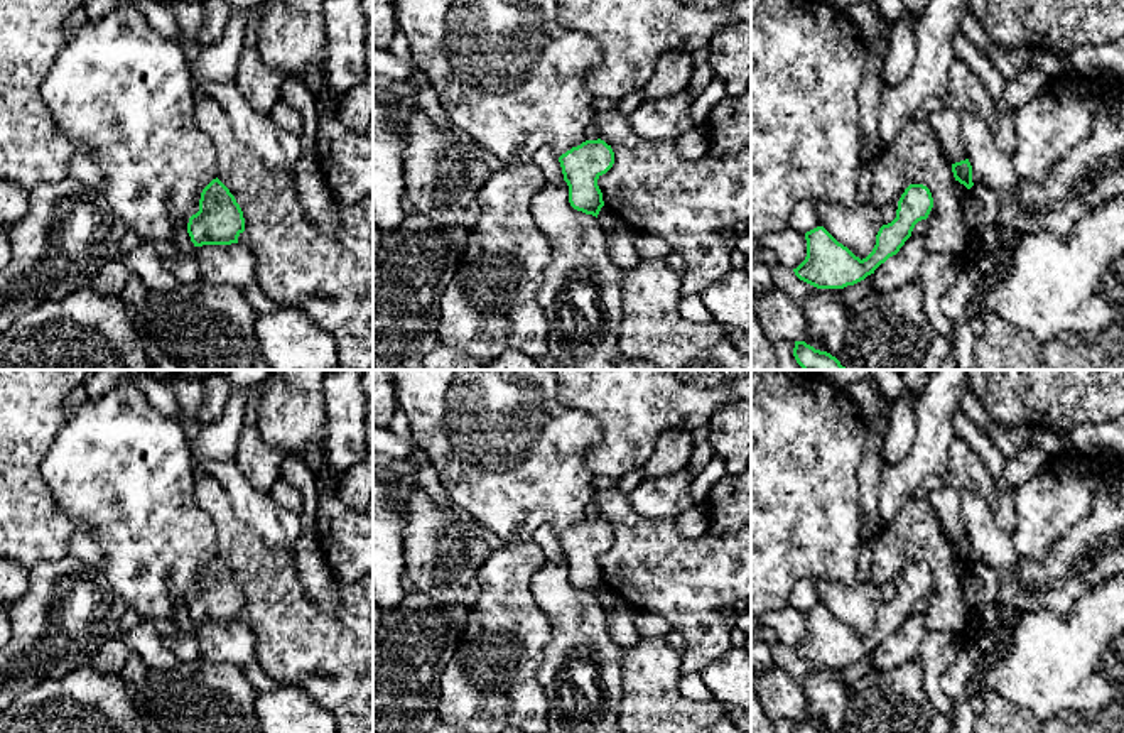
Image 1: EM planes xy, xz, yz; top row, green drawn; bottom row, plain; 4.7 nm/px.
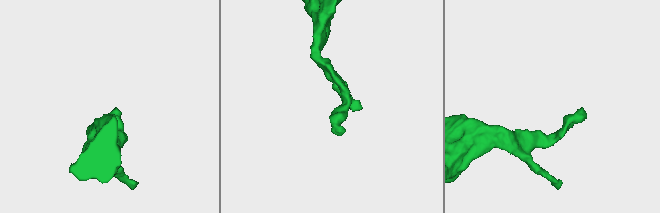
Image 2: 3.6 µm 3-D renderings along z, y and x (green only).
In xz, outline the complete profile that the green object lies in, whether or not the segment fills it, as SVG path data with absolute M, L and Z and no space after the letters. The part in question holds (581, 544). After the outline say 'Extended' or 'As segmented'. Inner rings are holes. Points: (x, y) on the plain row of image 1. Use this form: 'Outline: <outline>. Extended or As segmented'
Outline: M586 519L559 535L569 581L574 588L597 596L604 584L597 557L614 542L614 530L604 519Z. As segmented

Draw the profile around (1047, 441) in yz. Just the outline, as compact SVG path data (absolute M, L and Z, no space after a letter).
M1035 426L1029 444L1043 451L1046 456L1055 456L1060 449L1062 437L1063 434Z

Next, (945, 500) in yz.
M948 483L938 490L923 491L925 500L937 512L945 535L955 542L967 537L967 524L960 508L959 491Z

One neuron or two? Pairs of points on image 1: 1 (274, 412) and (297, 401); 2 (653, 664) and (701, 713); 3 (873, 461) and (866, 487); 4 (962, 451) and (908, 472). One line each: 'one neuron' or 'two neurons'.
1: one neuron
2: one neuron
3: one neuron
4: two neurons

